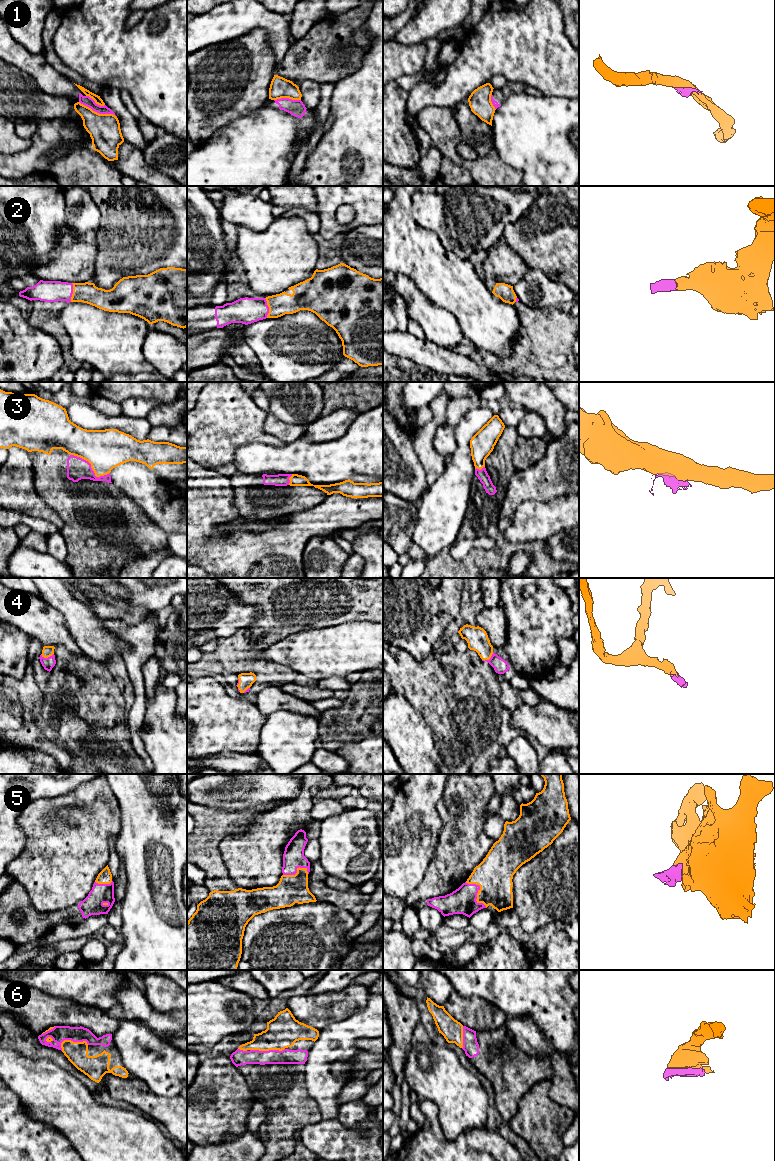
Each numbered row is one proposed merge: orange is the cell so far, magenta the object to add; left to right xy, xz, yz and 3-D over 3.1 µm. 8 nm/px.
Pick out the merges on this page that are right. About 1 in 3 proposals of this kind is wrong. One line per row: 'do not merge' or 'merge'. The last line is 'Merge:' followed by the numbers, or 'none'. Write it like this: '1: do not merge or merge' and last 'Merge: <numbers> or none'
1: do not merge
2: merge
3: do not merge
4: merge
5: merge
6: merge
Merge: 2, 4, 5, 6

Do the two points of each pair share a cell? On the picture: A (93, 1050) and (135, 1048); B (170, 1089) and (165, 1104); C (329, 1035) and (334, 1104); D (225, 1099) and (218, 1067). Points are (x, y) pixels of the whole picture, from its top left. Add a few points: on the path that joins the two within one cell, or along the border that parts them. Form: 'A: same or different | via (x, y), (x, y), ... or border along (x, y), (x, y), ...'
A: different | border along (112, 1039), (113, 1045), (118, 1050), (124, 1066)
B: different | border along (147, 1085), (159, 1095), (176, 1096)
C: same | via (325, 1052), (324, 1087)
D: same | via (218, 1091), (218, 1075)

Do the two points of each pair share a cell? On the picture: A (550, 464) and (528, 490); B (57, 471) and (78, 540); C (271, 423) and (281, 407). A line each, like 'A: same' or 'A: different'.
A: same
B: same
C: different

